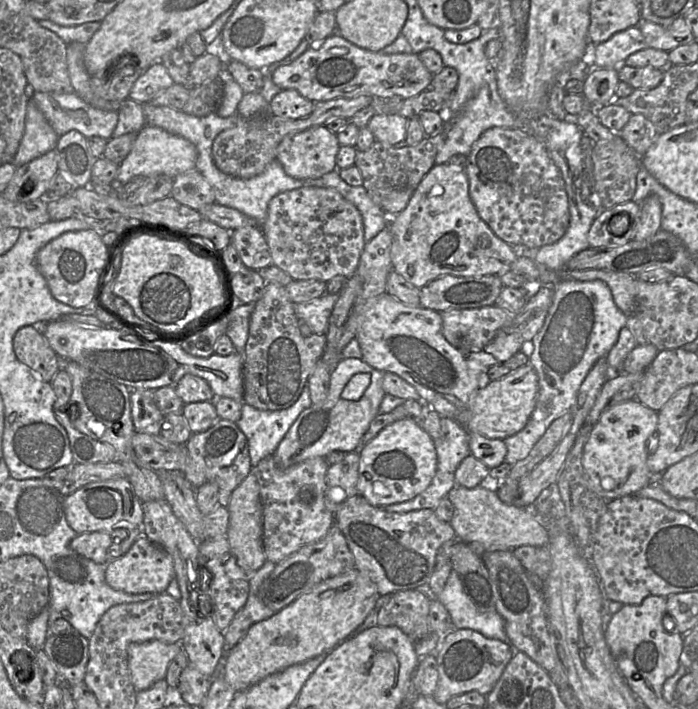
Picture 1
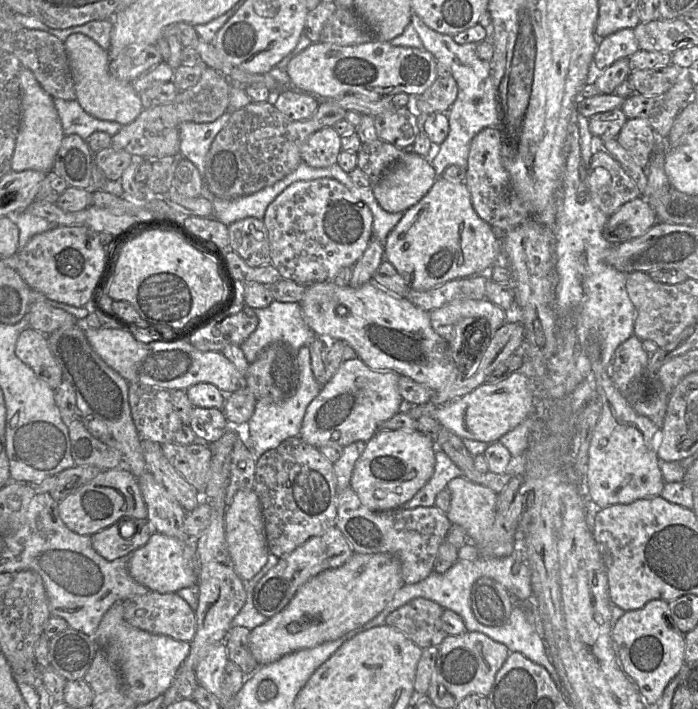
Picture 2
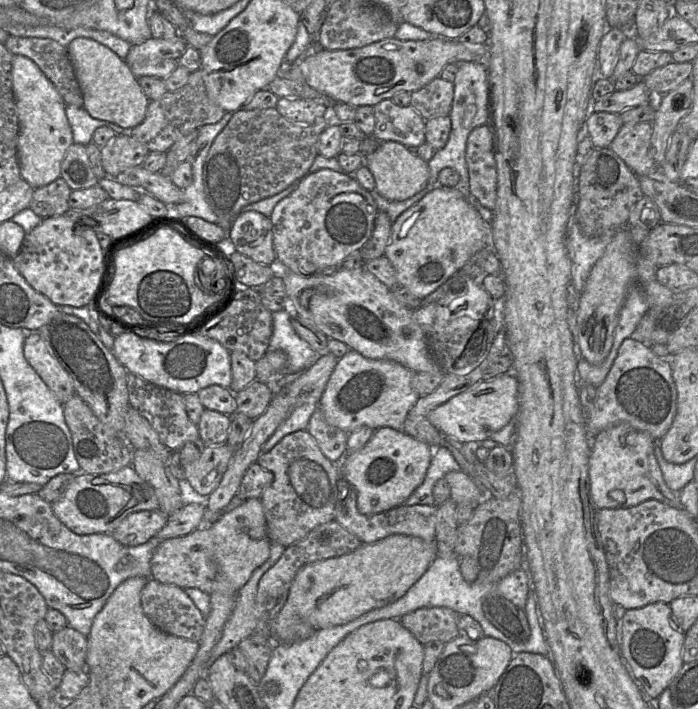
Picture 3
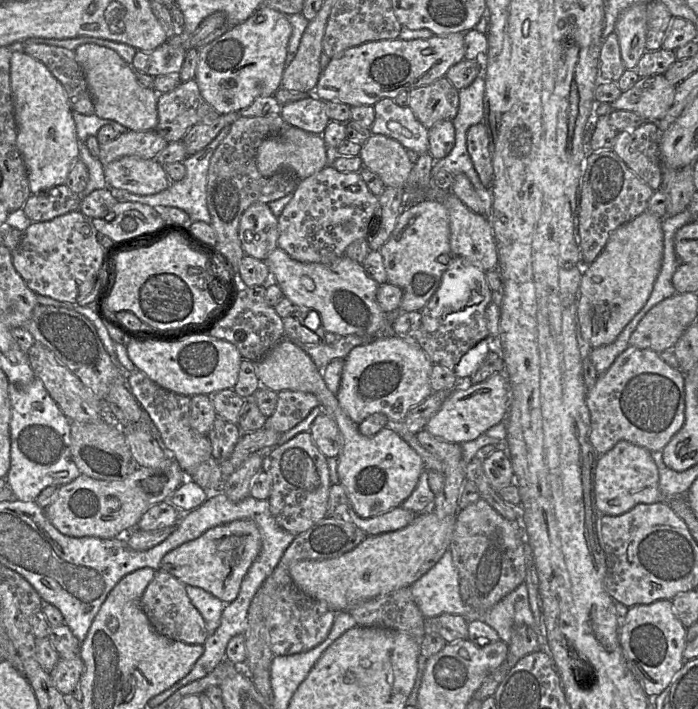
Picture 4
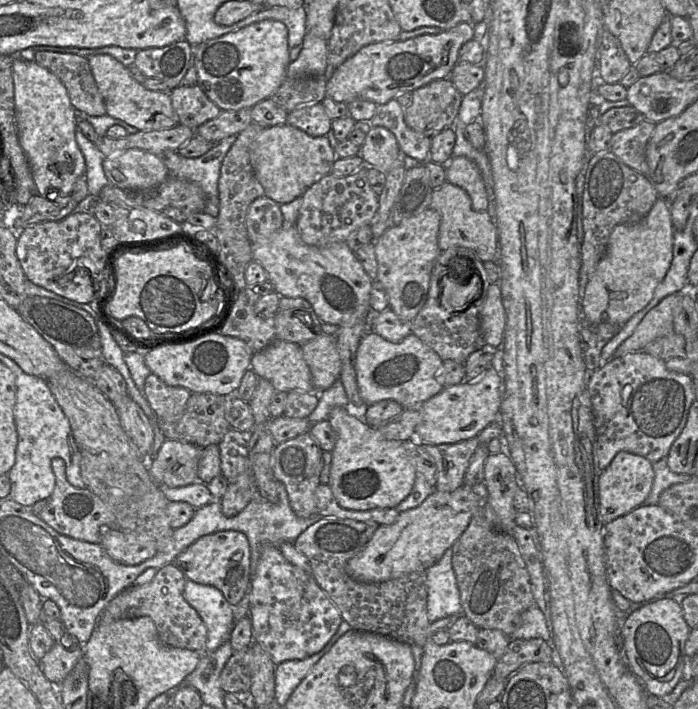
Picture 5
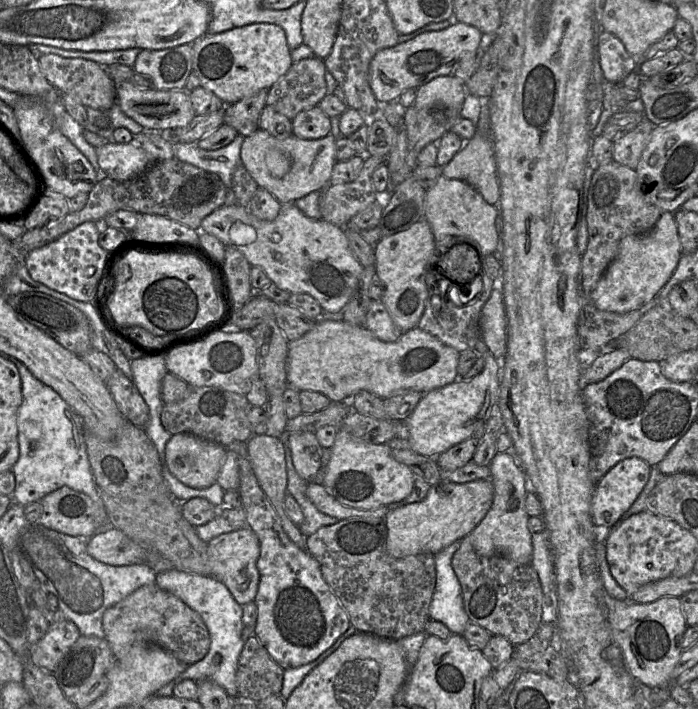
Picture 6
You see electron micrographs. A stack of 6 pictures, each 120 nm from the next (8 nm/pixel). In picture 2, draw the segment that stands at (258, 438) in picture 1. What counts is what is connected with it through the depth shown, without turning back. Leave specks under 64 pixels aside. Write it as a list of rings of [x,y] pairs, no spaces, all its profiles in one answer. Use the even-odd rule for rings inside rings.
[[[303,346],[298,351],[299,383],[295,394],[281,402],[273,402],[270,398],[257,400],[252,417],[247,422],[251,439],[251,452],[255,461],[265,452],[276,448],[284,440],[299,436],[304,415],[309,404],[317,397],[322,386],[316,381],[312,367],[309,346]]]

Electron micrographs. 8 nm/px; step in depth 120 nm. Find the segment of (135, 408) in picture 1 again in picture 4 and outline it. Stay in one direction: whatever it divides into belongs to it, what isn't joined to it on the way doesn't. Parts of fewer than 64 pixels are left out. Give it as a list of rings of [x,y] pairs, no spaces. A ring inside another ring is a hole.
[[[140,371],[128,372],[126,384],[138,404],[150,416],[162,441],[174,453],[185,473],[192,473],[202,462],[212,457],[212,446],[207,436],[197,433],[190,425],[191,397],[163,389]]]

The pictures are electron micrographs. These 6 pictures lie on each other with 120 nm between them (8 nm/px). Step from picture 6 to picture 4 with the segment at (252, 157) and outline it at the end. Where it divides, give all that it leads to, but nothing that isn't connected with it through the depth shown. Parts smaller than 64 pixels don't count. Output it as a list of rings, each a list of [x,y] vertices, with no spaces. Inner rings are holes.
[[[290,126],[284,132],[265,138],[257,149],[256,165],[260,174],[271,177],[281,172],[295,174],[300,180],[319,172],[327,163],[327,145],[321,134]]]

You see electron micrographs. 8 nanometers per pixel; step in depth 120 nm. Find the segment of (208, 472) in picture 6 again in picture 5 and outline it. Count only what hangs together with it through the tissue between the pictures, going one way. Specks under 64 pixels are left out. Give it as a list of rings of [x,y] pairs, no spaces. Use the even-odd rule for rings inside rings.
[[[166,440],[158,453],[147,458],[151,478],[158,485],[183,487],[198,481],[202,448],[176,440]]]

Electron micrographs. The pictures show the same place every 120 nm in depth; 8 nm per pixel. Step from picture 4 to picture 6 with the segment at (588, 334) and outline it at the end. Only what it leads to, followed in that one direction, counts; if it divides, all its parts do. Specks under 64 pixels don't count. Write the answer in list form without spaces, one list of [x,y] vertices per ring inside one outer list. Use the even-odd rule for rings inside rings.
[[[663,212],[651,230],[642,234],[628,235],[620,241],[615,259],[591,291],[590,298],[598,309],[604,311],[626,313],[640,309],[652,301],[664,288],[674,273],[681,255],[682,245],[674,213]]]

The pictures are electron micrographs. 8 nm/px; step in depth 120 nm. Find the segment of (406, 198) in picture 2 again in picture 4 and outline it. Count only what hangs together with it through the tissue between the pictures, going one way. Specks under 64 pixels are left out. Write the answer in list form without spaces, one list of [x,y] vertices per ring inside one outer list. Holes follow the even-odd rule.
[[[371,134],[359,154],[363,167],[376,173],[385,187],[403,188],[414,166],[400,142],[382,134]]]

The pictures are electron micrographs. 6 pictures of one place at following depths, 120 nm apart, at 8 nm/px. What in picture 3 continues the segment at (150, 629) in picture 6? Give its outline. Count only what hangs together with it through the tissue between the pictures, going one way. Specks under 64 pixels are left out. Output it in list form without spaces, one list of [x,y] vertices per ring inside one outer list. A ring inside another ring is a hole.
[[[148,579],[141,591],[141,605],[149,620],[163,632],[192,641],[200,640],[204,631],[205,617],[183,588]]]

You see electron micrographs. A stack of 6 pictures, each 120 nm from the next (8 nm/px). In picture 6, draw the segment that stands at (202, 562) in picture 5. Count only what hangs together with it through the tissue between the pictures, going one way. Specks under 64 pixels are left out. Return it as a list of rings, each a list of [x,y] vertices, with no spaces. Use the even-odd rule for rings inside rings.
[[[242,527],[211,539],[207,543],[207,551],[212,568],[212,576],[229,589],[240,605],[243,606],[253,602],[258,591],[260,579],[257,569],[257,560],[260,555],[257,535],[249,527]]]

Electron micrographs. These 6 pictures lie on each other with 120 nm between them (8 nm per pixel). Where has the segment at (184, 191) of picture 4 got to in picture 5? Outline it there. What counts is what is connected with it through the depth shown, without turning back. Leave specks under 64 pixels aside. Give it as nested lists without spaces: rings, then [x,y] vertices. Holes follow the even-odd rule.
[[[231,135],[222,139],[197,158],[181,156],[179,170],[171,173],[180,179],[195,182],[202,188],[206,195],[206,206],[203,212],[215,218],[219,212],[218,180],[221,163],[236,137],[237,135]]]

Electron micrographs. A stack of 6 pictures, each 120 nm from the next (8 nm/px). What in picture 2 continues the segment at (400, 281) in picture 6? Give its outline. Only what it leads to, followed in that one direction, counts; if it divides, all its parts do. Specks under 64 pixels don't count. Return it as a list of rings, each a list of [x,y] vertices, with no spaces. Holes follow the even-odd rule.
[[[441,176],[415,205],[404,212],[404,216],[388,234],[384,242],[384,259],[394,266],[410,289],[426,291],[450,280],[488,274],[494,264],[504,261],[504,255],[493,227],[474,210],[466,184],[452,182]]]

